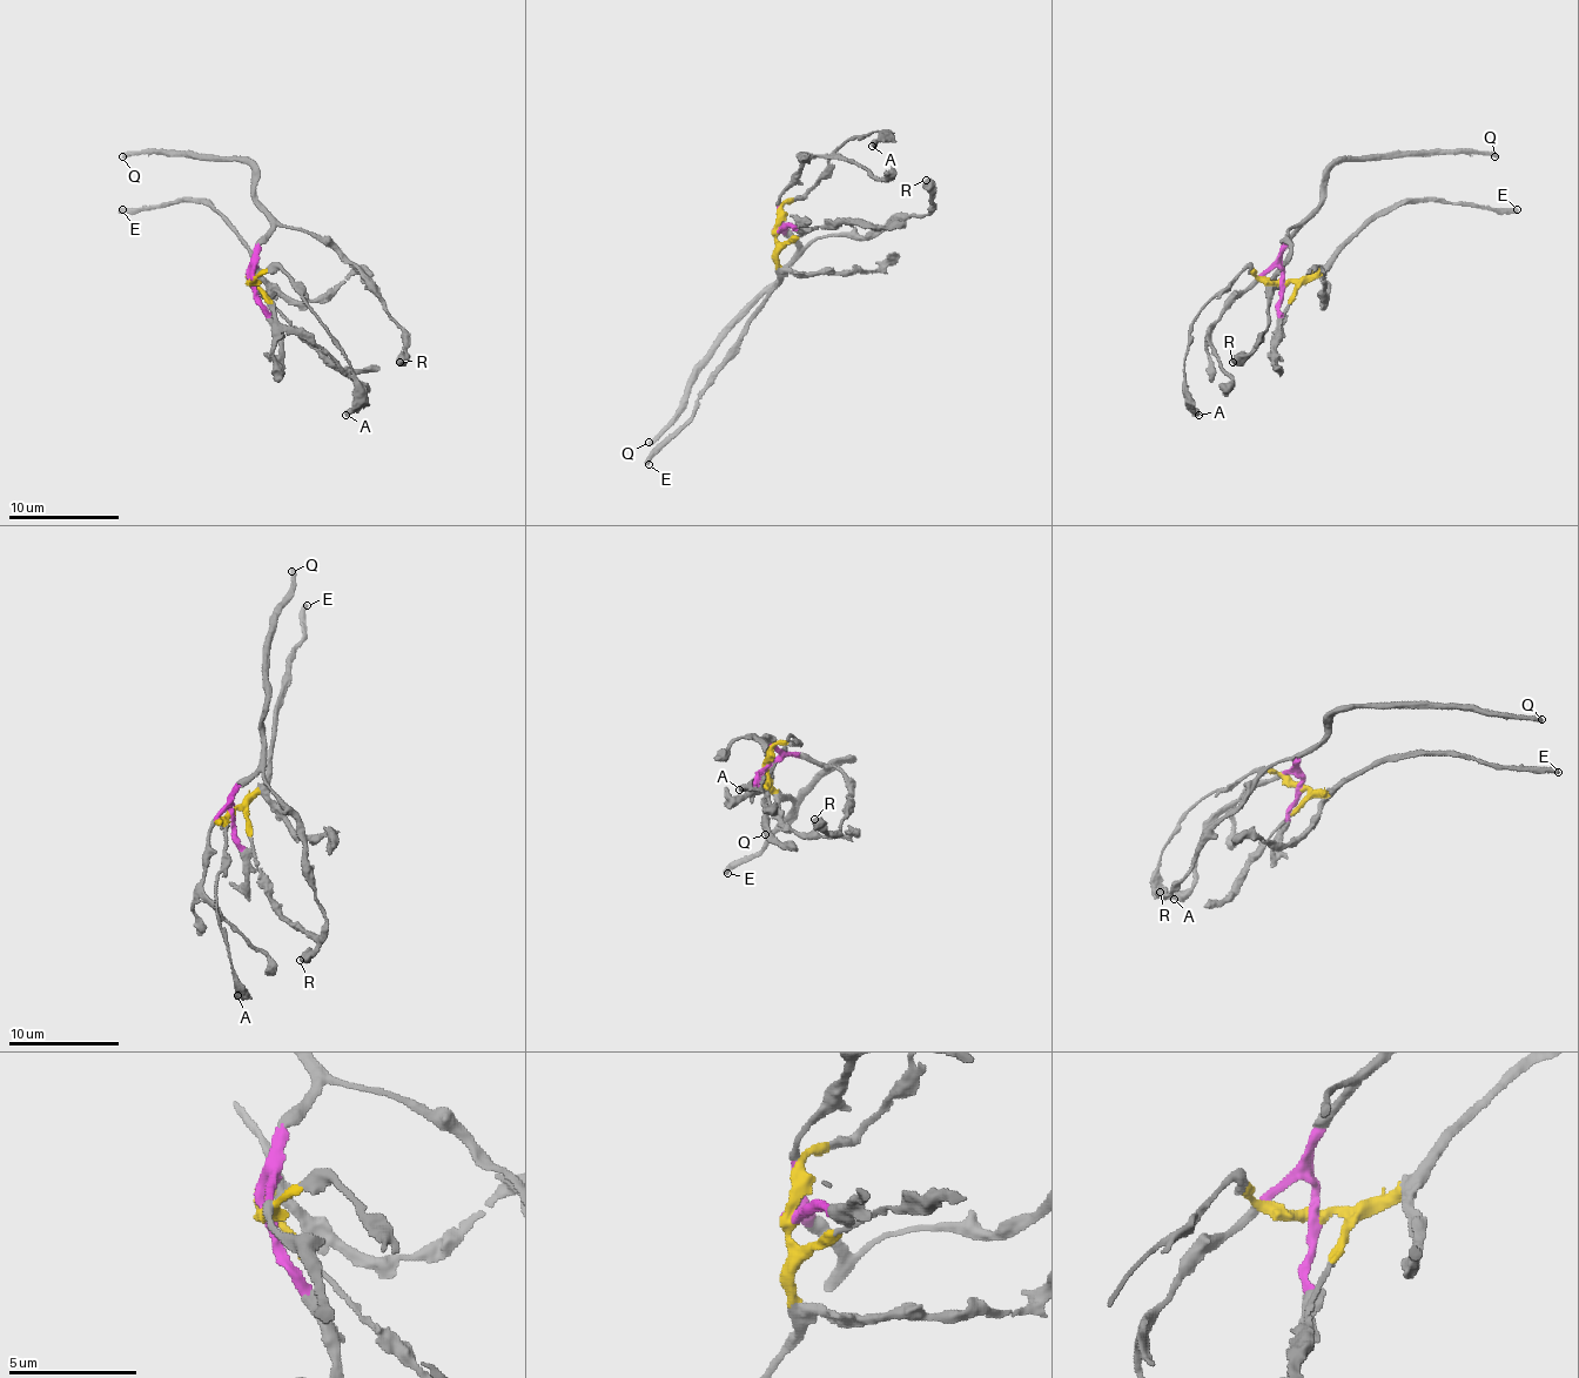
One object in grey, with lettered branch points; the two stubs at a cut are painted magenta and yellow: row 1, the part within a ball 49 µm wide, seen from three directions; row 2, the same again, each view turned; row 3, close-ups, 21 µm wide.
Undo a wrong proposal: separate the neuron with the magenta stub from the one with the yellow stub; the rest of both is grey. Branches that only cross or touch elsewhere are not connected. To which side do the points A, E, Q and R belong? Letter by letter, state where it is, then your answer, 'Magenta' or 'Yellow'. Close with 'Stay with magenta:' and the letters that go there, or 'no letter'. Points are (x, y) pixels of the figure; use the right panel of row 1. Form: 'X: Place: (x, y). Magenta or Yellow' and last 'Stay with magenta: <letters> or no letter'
A: Place: (1198, 415). Yellow
E: Place: (1517, 209). Yellow
Q: Place: (1494, 156). Magenta
R: Place: (1233, 362). Magenta
Stay with magenta: Q, R

